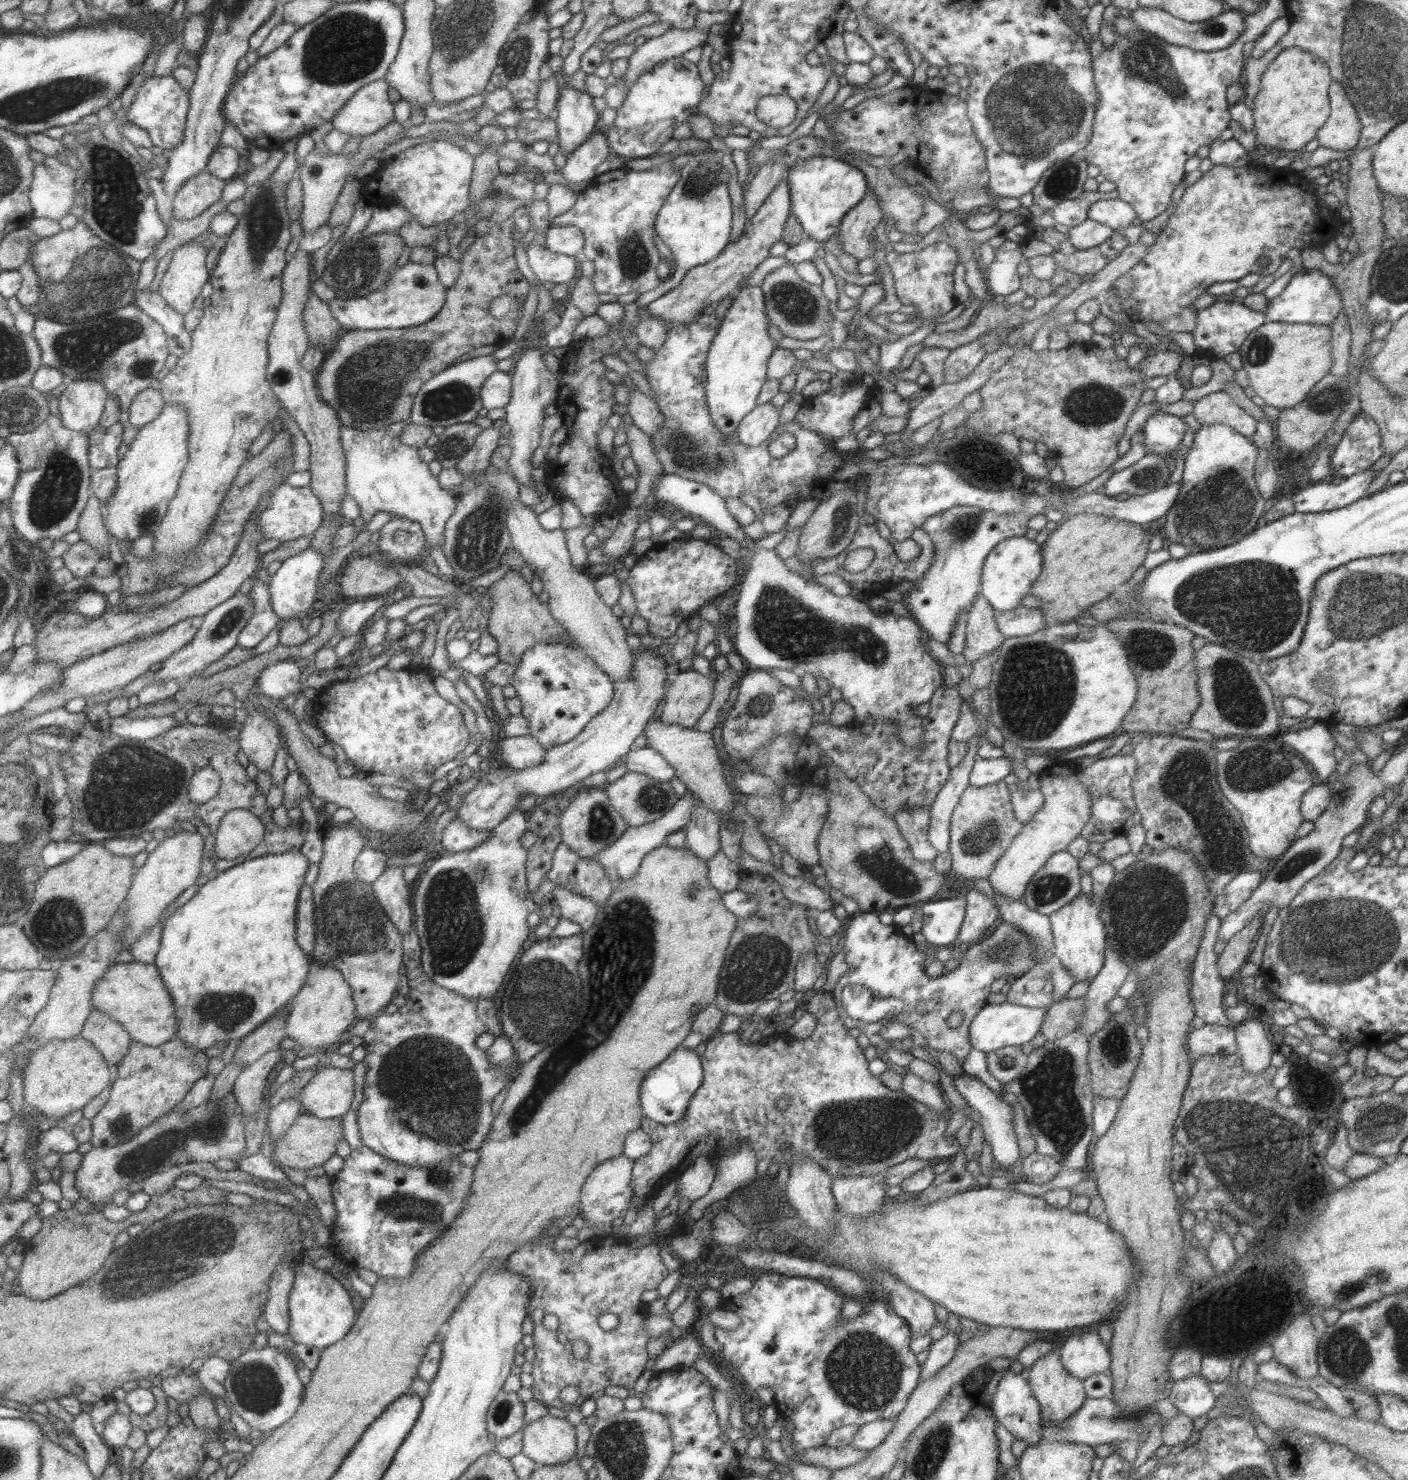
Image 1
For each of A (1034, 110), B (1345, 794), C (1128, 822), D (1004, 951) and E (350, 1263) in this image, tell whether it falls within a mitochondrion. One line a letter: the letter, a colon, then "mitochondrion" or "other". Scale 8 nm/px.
A: mitochondrion
B: mitochondrion
C: other
D: mitochondrion
E: other

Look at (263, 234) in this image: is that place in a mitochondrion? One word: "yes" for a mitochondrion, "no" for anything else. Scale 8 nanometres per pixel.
yes

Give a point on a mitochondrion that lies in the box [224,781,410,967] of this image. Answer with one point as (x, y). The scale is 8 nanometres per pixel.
(352, 925)

